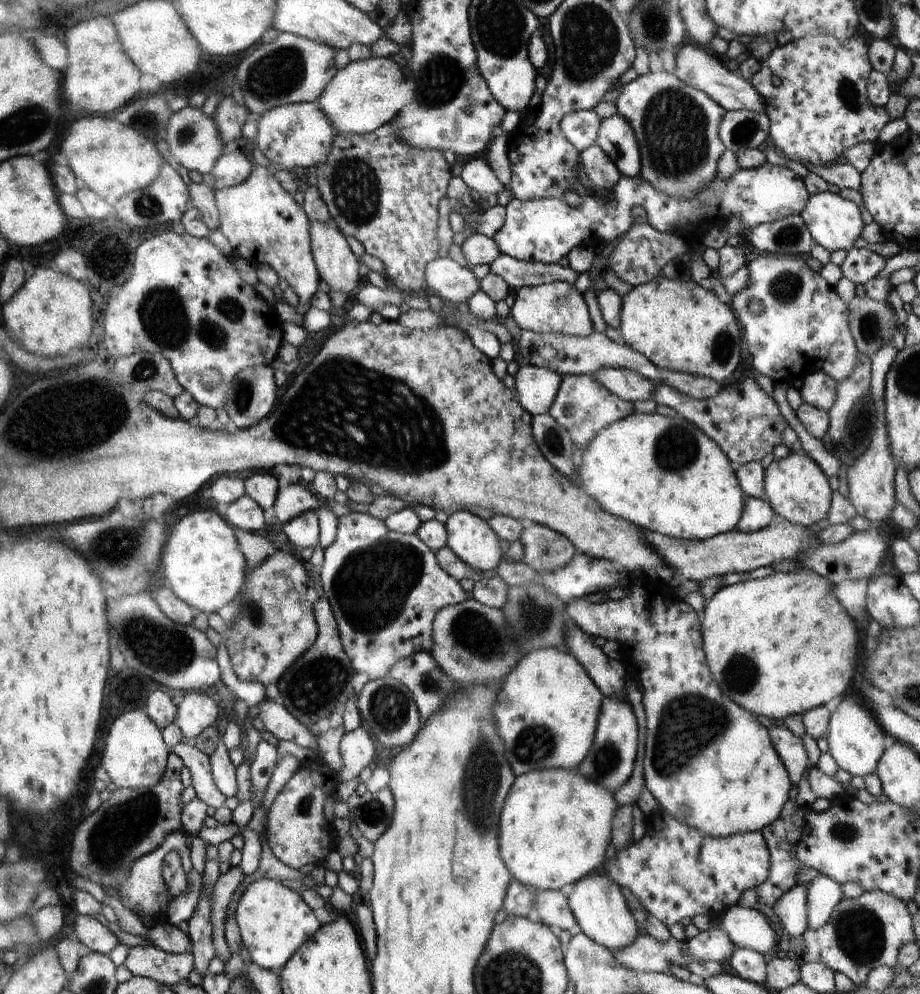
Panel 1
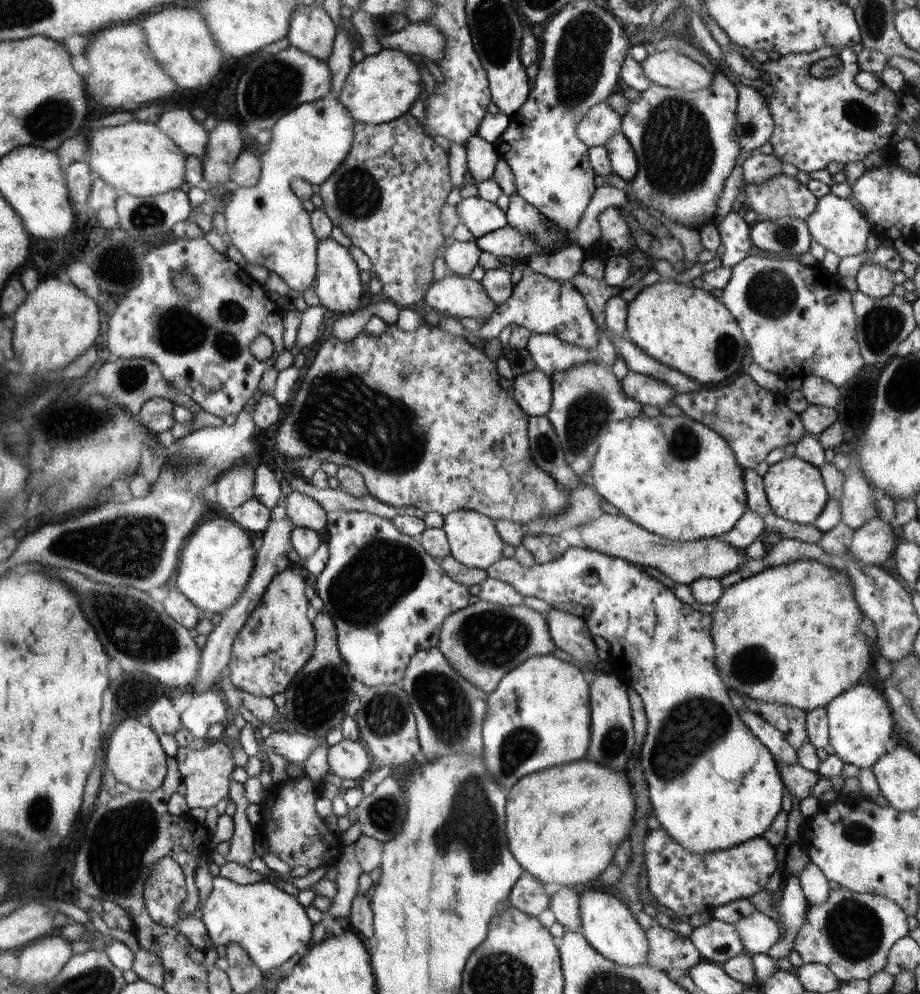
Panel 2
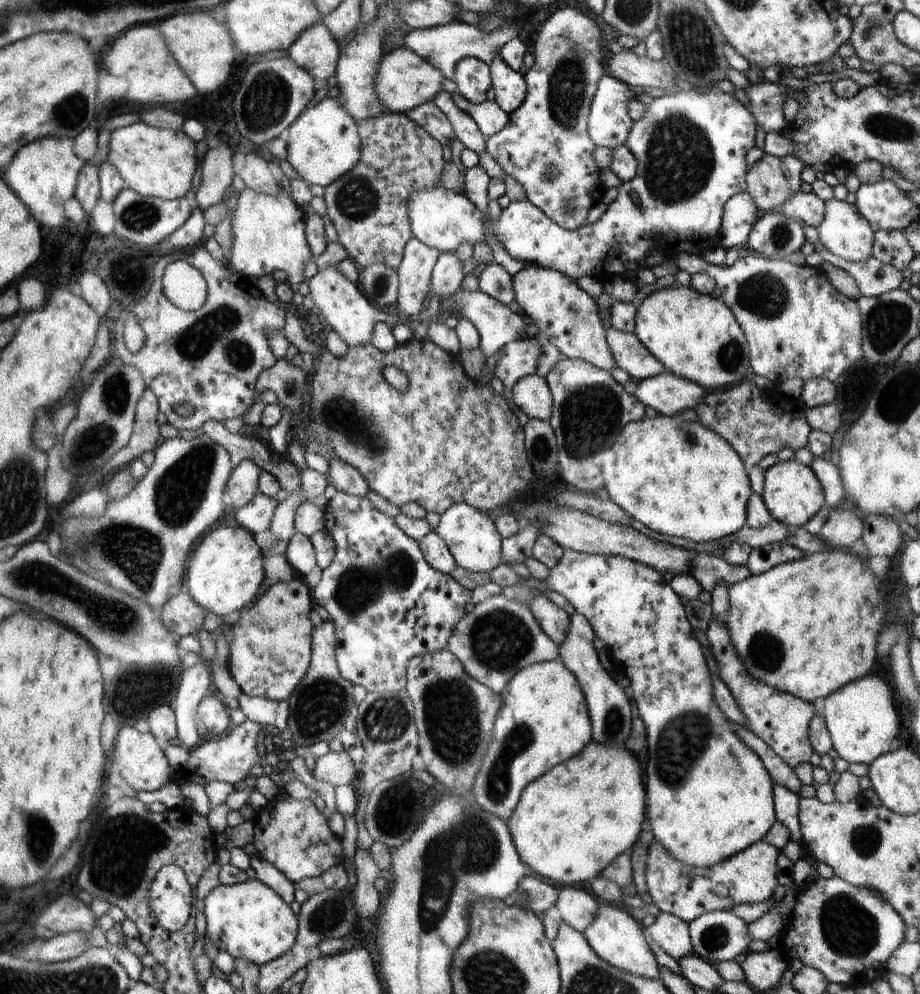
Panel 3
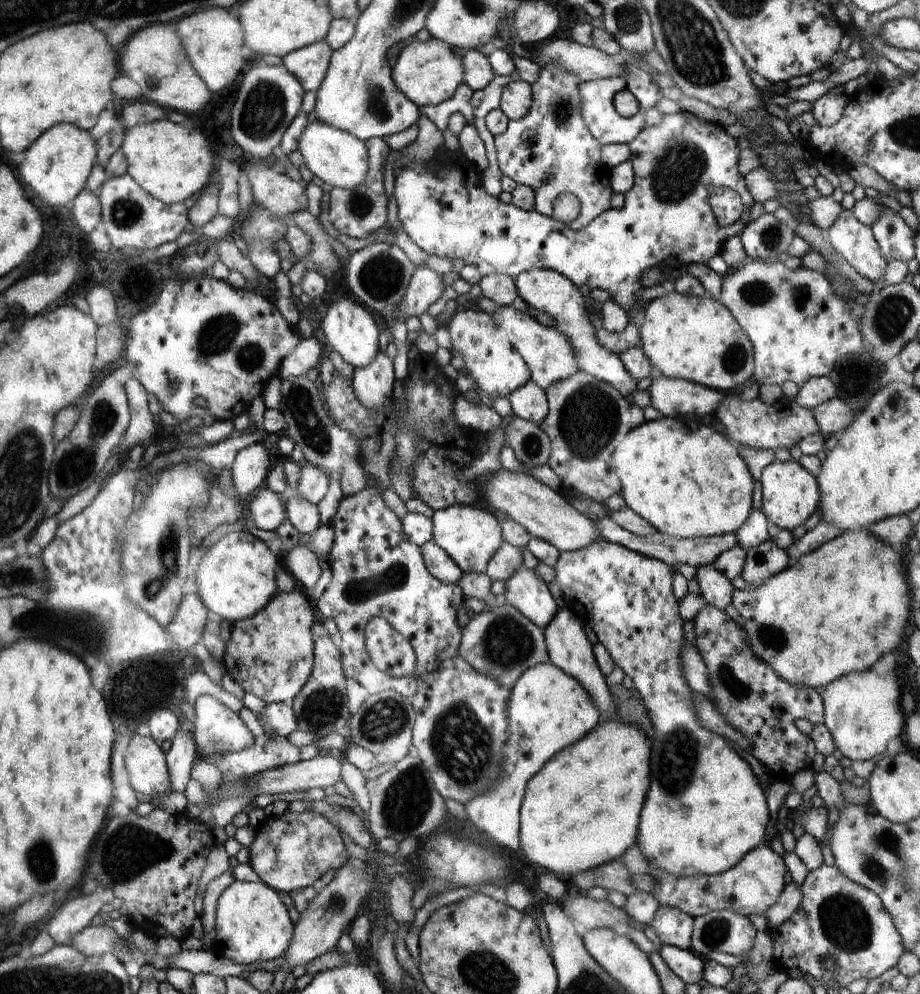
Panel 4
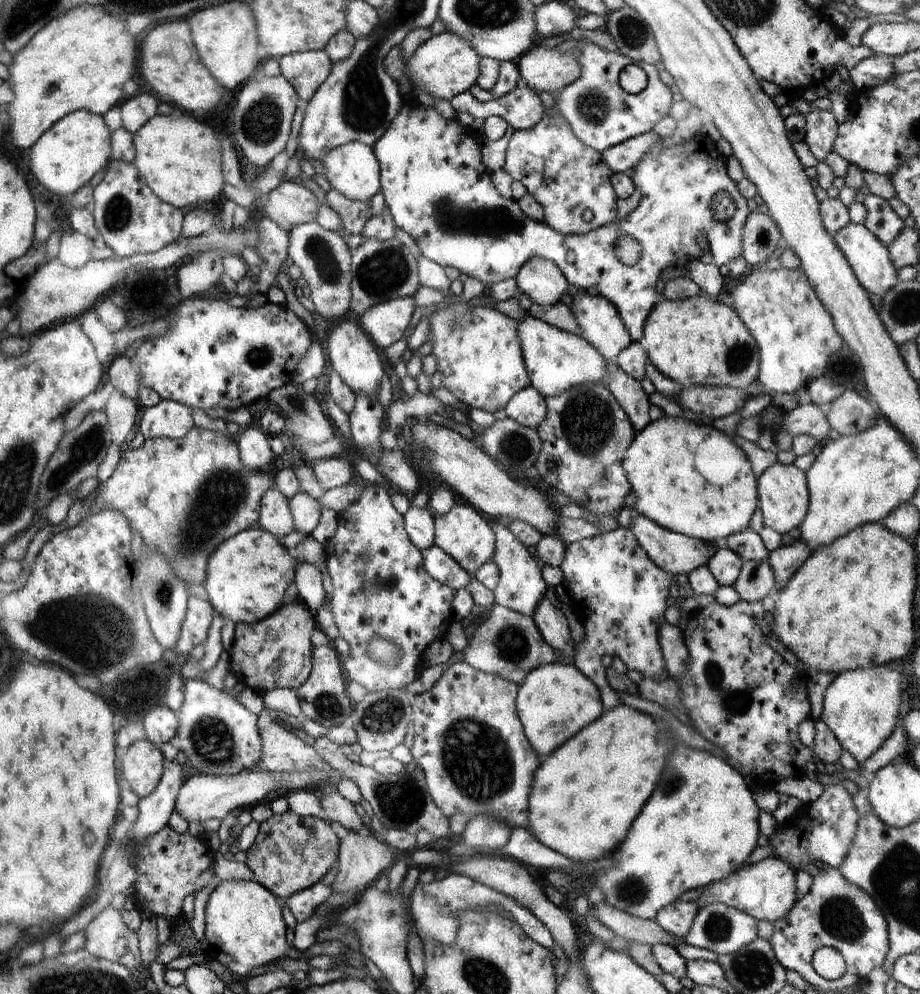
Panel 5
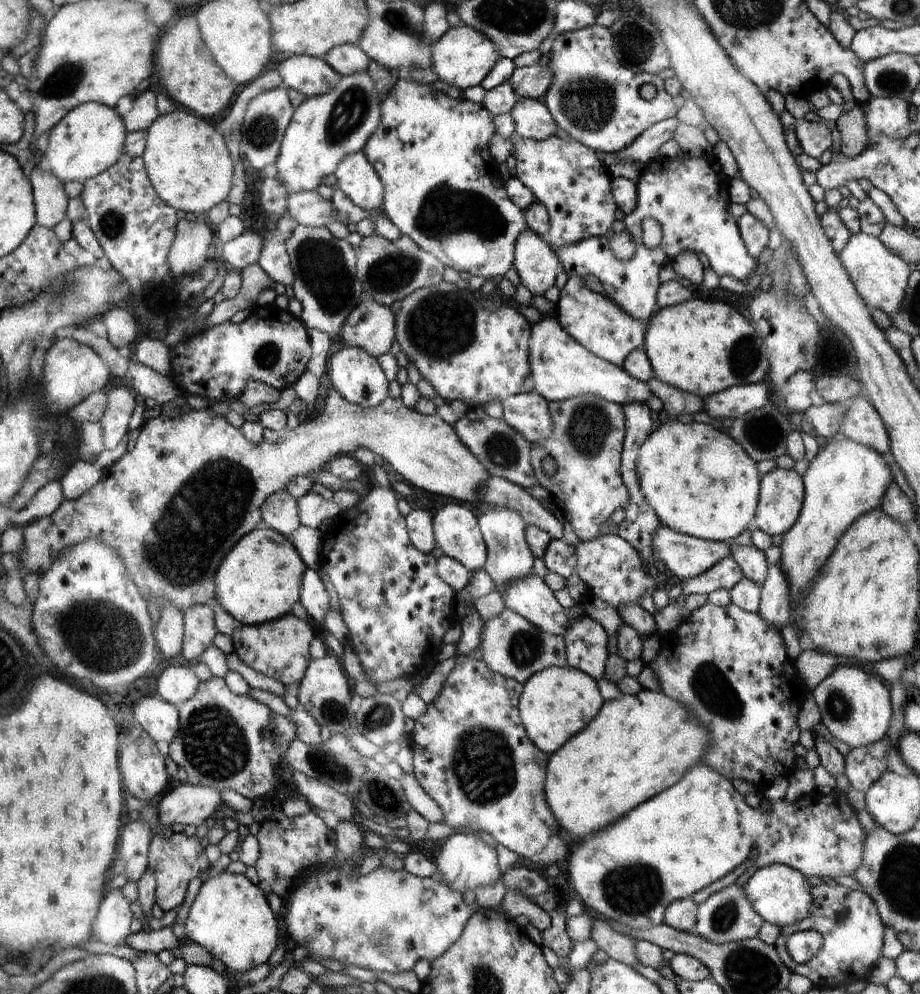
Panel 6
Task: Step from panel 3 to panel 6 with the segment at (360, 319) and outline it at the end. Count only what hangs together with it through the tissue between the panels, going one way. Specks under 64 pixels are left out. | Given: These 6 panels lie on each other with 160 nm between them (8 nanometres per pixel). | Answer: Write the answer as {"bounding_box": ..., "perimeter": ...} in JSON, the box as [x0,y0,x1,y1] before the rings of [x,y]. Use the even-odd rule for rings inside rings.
{"bounding_box":[327,347,389,409],"perimeter":[[[344,347],[332,355],[327,372],[330,375],[332,388],[336,389],[342,398],[365,409],[377,407],[389,397],[389,381],[386,379],[378,359],[370,356],[364,349]]]}

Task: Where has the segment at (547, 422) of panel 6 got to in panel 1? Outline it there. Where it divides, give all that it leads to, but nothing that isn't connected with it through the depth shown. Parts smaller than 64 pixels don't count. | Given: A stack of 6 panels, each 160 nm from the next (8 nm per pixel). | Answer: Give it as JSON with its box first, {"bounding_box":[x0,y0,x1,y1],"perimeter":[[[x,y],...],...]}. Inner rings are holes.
{"bounding_box":[513,362,561,415],"perimeter":[[[526,362],[513,377],[513,389],[522,408],[531,415],[548,413],[559,391],[561,374]]]}

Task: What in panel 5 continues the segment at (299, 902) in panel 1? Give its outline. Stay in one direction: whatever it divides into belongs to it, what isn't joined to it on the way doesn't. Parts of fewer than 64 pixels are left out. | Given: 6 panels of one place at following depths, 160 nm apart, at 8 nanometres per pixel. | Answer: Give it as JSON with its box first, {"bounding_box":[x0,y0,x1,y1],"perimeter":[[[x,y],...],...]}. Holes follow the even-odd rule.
{"bounding_box":[204,879,294,978],"perimeter":[[[255,879],[222,881],[206,902],[204,924],[209,944],[207,956],[240,978],[248,978],[254,968],[292,956],[294,951],[286,941],[288,929],[282,919],[281,904]]]}

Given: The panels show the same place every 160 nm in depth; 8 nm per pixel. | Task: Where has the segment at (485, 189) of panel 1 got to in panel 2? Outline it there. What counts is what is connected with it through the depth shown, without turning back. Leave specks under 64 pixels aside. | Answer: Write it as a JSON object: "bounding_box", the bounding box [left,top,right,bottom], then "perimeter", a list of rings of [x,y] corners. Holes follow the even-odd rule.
{"bounding_box":[465,132,501,184],"perimeter":[[[477,132],[469,136],[465,144],[467,152],[467,166],[470,176],[476,184],[493,178],[496,163],[501,157],[496,146],[482,138]]]}

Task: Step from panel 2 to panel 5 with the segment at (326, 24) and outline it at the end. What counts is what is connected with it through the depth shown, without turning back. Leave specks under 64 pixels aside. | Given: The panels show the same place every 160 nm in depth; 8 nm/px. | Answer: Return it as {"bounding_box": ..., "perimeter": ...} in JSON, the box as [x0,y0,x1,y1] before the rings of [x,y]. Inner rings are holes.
{"bounding_box":[277,50,333,104],"perimeter":[[[325,50],[284,55],[277,61],[280,74],[295,88],[304,104],[330,76],[333,67],[333,62]]]}

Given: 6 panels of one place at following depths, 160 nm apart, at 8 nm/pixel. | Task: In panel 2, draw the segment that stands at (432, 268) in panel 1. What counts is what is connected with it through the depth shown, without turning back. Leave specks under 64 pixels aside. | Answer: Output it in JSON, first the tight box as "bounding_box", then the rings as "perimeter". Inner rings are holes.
{"bounding_box":[423,272,497,323],"perimeter":[[[450,272],[440,282],[432,282],[423,298],[438,312],[447,312],[456,319],[481,319],[484,323],[497,307],[479,282]]]}

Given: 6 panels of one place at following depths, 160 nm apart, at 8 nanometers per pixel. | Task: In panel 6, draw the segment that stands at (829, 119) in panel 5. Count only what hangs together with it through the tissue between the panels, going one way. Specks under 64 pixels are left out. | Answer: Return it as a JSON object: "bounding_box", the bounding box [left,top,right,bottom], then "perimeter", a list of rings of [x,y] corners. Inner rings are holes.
{"bounding_box":[793,121,833,159],"perimeter":[[[799,121],[793,128],[802,152],[813,159],[818,159],[833,146],[828,128],[821,122]]]}

